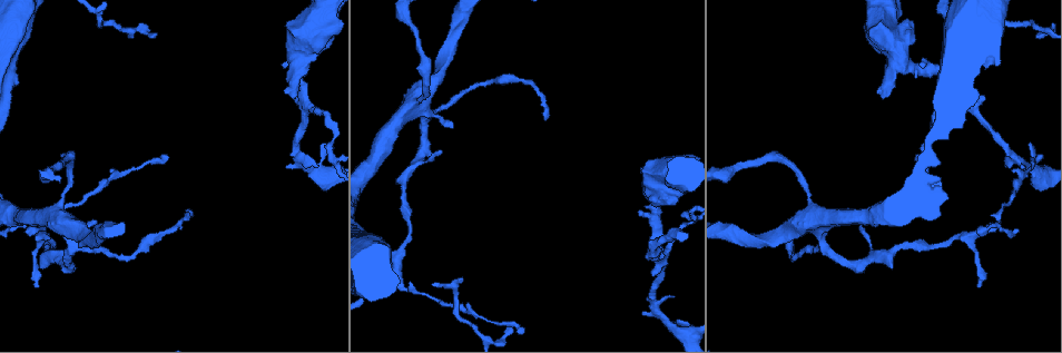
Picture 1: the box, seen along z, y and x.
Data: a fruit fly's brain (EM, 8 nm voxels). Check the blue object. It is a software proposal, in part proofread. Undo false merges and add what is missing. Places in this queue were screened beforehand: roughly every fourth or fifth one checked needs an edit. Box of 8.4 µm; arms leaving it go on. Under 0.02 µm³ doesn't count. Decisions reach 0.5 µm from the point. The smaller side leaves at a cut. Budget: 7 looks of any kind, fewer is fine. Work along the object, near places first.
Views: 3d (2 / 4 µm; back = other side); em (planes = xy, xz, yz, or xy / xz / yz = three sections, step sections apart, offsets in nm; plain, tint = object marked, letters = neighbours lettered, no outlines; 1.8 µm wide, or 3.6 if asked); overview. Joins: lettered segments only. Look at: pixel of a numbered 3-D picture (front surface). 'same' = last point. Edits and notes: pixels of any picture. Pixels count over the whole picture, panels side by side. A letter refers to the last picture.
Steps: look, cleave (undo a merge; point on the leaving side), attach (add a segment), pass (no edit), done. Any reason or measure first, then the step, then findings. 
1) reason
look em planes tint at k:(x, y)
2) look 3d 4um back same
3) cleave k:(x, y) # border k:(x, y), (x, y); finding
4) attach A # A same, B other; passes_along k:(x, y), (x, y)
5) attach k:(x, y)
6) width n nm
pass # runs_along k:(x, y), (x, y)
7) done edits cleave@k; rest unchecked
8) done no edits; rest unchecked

an open end
look em planes letters at 1:(286, 94)

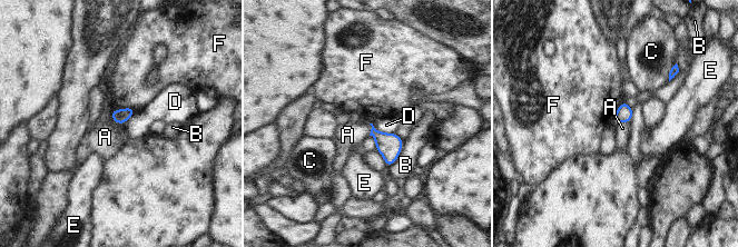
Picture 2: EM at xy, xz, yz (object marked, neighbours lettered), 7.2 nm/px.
pass # A other, B other, C other, D other, E other, F other; border 2:(629, 121), (619, 121), (617, 124); no lettered segment goes on from it

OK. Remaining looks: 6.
branch point
look em planes letters at 1:(396, 268)

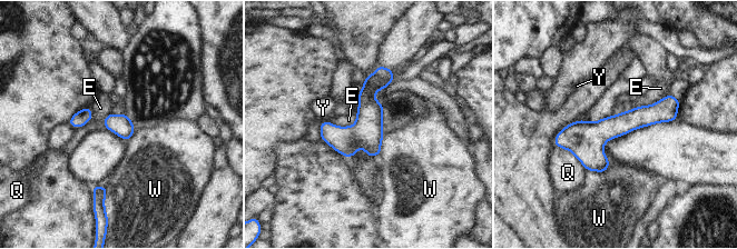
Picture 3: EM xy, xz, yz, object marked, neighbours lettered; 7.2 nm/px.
width 150 nm
pass # E other, Q other, W other, Y other; all the same cell

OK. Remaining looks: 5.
thick turns thin
look em planes letters at 1:(813, 220)

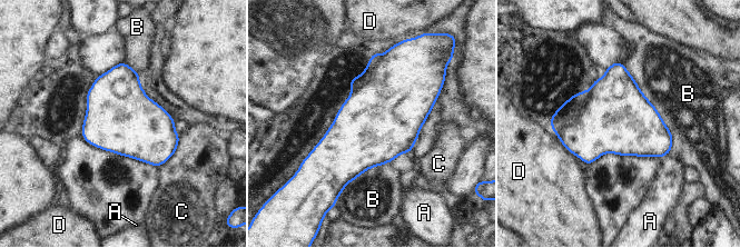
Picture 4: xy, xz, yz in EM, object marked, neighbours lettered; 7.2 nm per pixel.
pass # A other, B other, C other, D other; all the same cell

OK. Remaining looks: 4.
done no edits; rest unchecked

